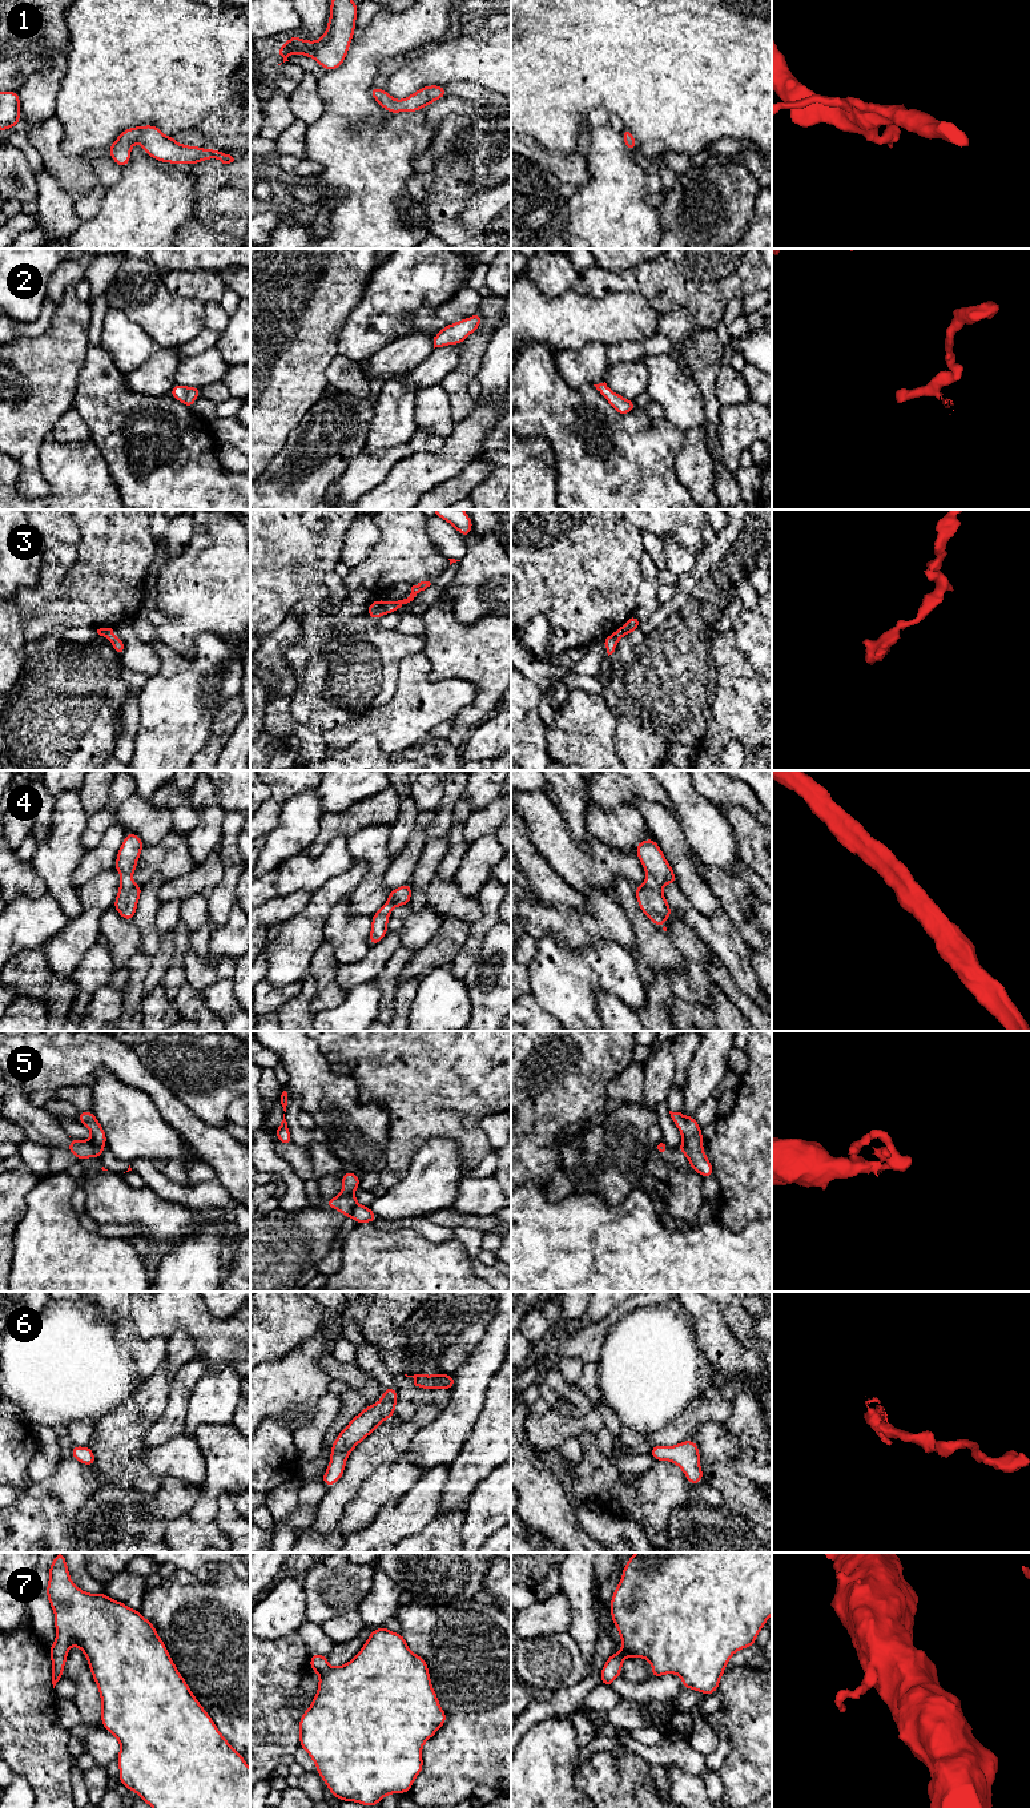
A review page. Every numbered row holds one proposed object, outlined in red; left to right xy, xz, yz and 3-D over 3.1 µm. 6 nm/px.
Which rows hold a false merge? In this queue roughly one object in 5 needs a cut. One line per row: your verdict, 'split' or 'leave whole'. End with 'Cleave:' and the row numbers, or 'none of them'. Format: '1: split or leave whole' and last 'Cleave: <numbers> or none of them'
1: leave whole
2: leave whole
3: leave whole
4: leave whole
5: split
6: leave whole
7: leave whole
Cleave: 5

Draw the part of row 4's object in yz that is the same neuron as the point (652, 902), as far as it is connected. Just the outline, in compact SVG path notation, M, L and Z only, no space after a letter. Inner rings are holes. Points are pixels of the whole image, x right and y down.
M653 838L636 845L636 857L647 875L641 886L635 886L639 907L652 923L663 926L673 911L661 889L665 883L676 885L676 875Z

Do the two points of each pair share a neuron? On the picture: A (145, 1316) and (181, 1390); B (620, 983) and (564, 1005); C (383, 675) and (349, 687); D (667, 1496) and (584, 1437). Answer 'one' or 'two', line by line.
A: two
B: one
C: one
D: one

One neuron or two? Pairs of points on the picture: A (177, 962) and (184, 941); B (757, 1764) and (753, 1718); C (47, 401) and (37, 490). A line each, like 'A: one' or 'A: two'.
A: one
B: one
C: one

